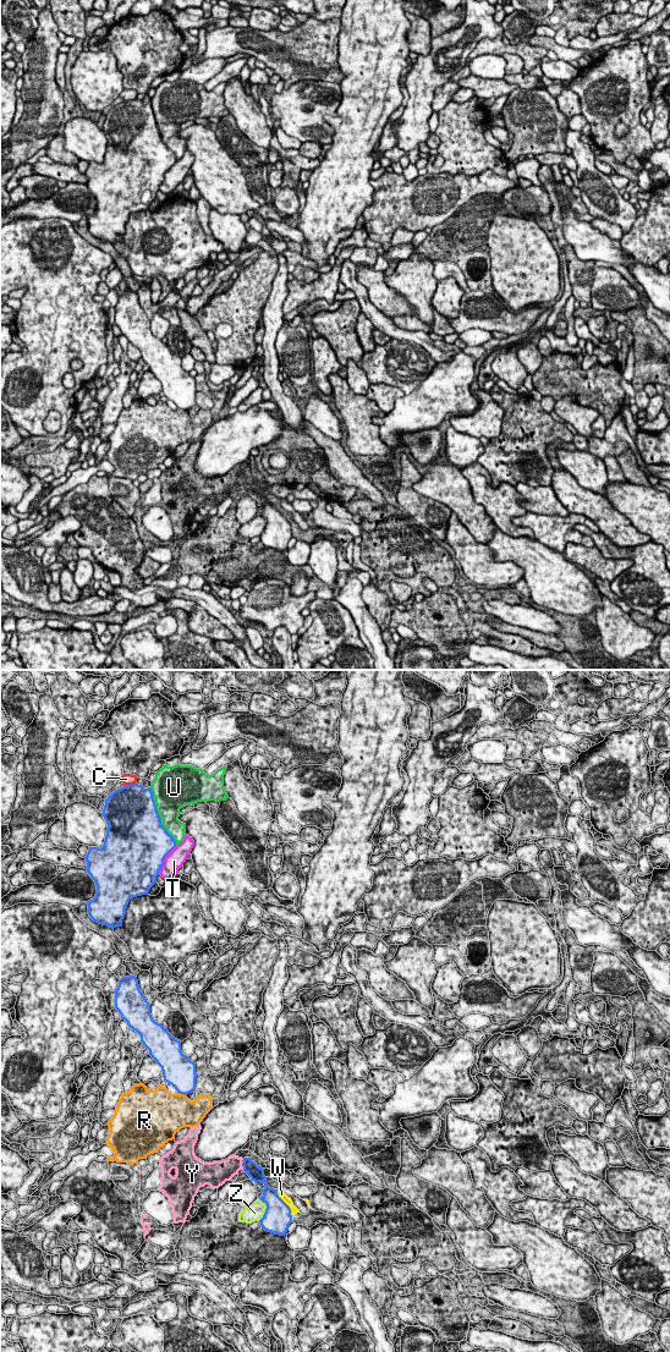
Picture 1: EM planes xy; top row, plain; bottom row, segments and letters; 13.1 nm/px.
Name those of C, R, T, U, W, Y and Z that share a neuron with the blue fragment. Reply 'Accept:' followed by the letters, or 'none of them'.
Accept: none of them

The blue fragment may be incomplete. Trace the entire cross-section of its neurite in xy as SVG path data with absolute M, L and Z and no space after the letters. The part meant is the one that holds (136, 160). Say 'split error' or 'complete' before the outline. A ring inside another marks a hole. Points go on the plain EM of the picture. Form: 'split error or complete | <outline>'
complete | M133 99L114 106L105 115L101 130L108 139L104 161L89 163L84 172L86 185L97 200L95 213L87 220L94 237L114 244L122 242L130 215L148 210L176 156L161 139L150 103Z

